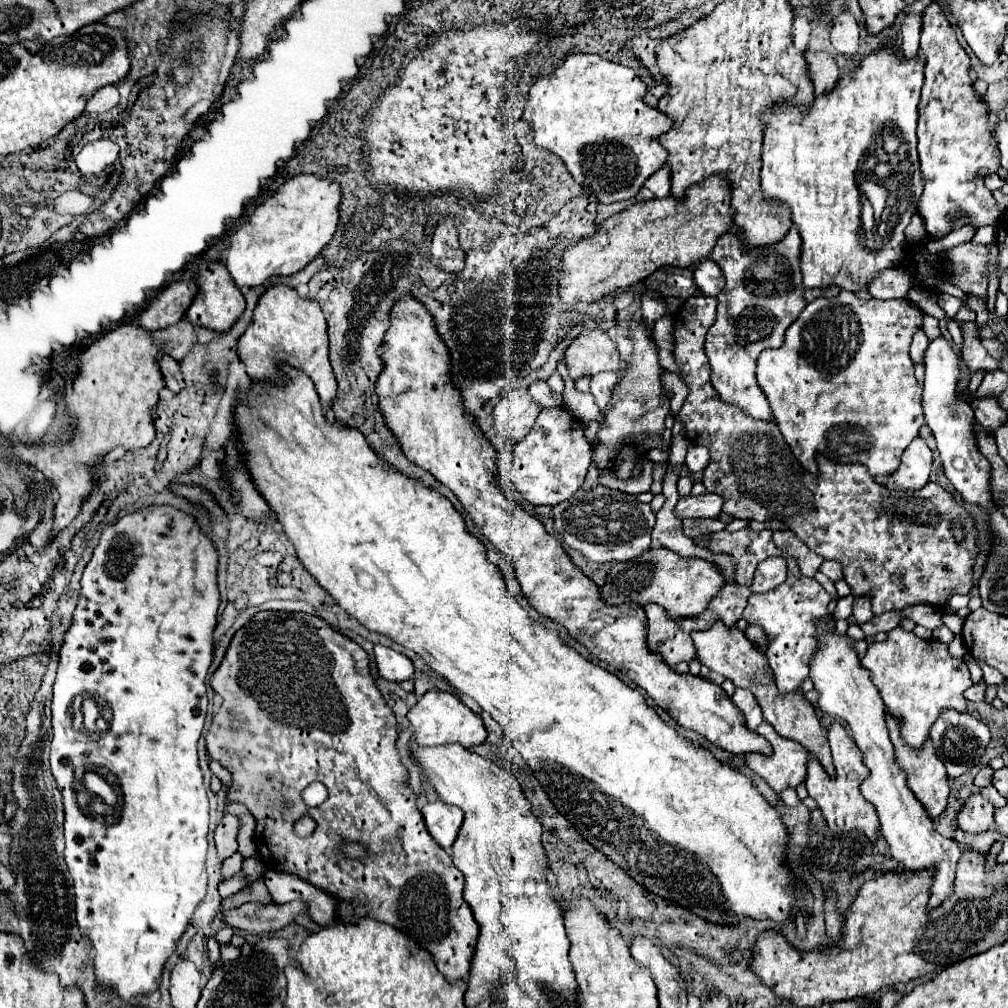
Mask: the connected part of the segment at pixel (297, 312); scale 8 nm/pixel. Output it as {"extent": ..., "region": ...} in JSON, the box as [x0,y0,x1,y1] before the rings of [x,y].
{"extent":[238,286,336,408],"region":[[[272,286],[260,300],[258,306],[254,310],[252,322],[246,328],[246,332],[240,336],[238,340],[238,356],[246,366],[246,374],[252,378],[252,382],[270,382],[274,386],[284,386],[288,382],[288,376],[284,374],[282,366],[288,364],[292,368],[302,370],[304,374],[308,374],[318,390],[322,408],[330,408],[334,402],[334,394],[336,394],[336,378],[332,372],[332,366],[328,362],[328,332],[326,332],[326,320],[324,314],[320,310],[320,306],[314,300],[308,298],[300,298],[296,294],[294,288],[290,286]]]}

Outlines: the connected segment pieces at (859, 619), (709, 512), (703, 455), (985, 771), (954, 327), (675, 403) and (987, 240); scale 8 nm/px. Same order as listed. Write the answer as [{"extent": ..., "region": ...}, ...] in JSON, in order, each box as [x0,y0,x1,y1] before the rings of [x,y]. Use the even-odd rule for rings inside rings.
[{"extent":[852,598,872,624],"region":[[[854,598],[854,612],[852,616],[856,618],[856,624],[864,624],[872,620],[872,610],[870,610],[870,598]]]},{"extent":[674,494,724,520],"region":[[[702,494],[702,496],[680,498],[676,508],[674,508],[674,516],[678,520],[686,520],[686,518],[718,518],[722,502],[724,500],[718,494]]]},{"extent":[686,444,708,472],"region":[[[690,444],[688,452],[686,452],[686,466],[692,472],[702,470],[708,464],[708,448],[700,446],[700,444]]]},{"extent":[974,766,994,788],"region":[[[984,766],[978,774],[976,774],[976,780],[974,780],[974,784],[978,786],[978,788],[984,788],[984,786],[990,786],[992,784],[992,774],[994,774],[994,770],[990,768],[990,766]]]},{"extent":[946,318,963,350],"region":[[[946,318],[946,328],[948,328],[952,340],[955,343],[955,348],[961,350],[963,340],[958,322],[954,318]]]},{"extent":[662,370,688,414],"region":[[[668,370],[662,372],[662,386],[672,392],[670,406],[672,406],[672,414],[676,414],[680,410],[684,398],[686,398],[686,394],[688,394],[688,388],[676,372],[668,372]]]},{"extent":[972,226,996,244],"region":[[[994,226],[978,228],[972,242],[976,242],[976,244],[994,244],[996,242],[996,228]]]}]

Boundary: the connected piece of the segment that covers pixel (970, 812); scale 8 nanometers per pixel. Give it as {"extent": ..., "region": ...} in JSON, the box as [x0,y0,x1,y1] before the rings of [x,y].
{"extent":[958,794,994,834],"region":[[[980,794],[966,800],[958,814],[958,828],[970,834],[982,834],[994,828],[994,806]]]}

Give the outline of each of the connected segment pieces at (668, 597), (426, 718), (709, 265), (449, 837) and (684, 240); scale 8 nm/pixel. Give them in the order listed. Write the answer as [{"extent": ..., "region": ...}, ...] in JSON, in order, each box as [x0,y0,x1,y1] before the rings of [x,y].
[{"extent":[600,546,728,618],"region":[[[658,546],[658,548],[648,548],[642,556],[636,556],[634,560],[616,562],[600,592],[608,604],[618,606],[626,602],[636,602],[644,606],[648,602],[656,602],[666,608],[668,616],[684,618],[702,614],[708,608],[708,602],[726,584],[728,584],[726,576],[714,564],[700,558],[682,558],[680,554],[664,546]]]},{"extent":[408,690,486,748],"region":[[[430,690],[426,692],[418,704],[408,712],[410,718],[410,744],[416,746],[442,746],[442,744],[462,744],[464,748],[474,748],[486,740],[486,726],[484,720],[474,714],[466,704],[462,704],[460,698],[448,692]]]},{"extent":[694,258,724,298],"region":[[[708,258],[704,264],[700,264],[694,270],[694,282],[698,284],[698,288],[704,296],[716,298],[718,292],[722,292],[722,288],[724,288],[724,274],[722,274],[720,266]]]},{"extent":[422,800,464,850],"region":[[[436,800],[436,802],[428,802],[422,808],[422,816],[430,836],[444,850],[448,850],[454,844],[458,830],[464,822],[464,812],[458,806],[450,806],[442,800]]]},{"extent":[558,176,730,304],"region":[[[710,176],[692,186],[682,204],[672,196],[634,204],[606,218],[592,236],[564,248],[560,258],[562,276],[558,280],[558,300],[566,304],[592,304],[616,290],[628,290],[662,266],[686,268],[698,258],[710,256],[718,236],[730,228],[730,186],[720,176]]]}]

